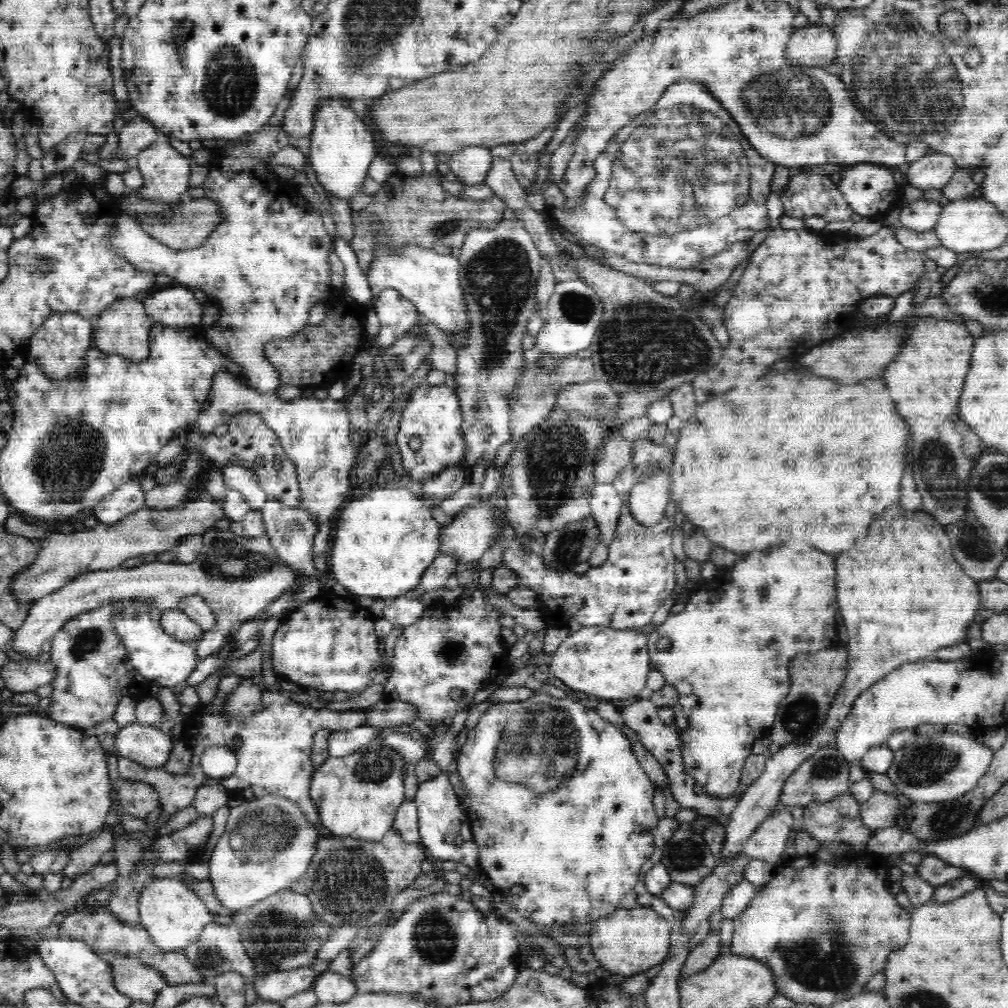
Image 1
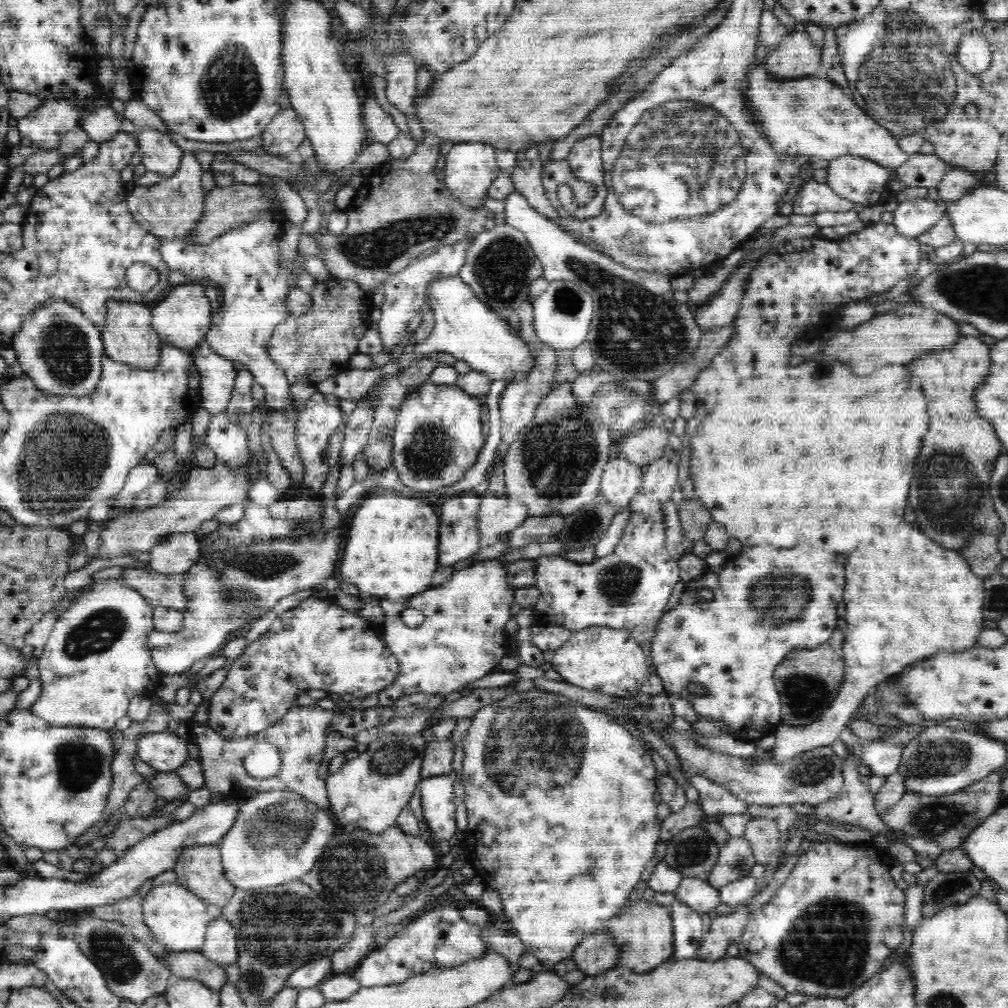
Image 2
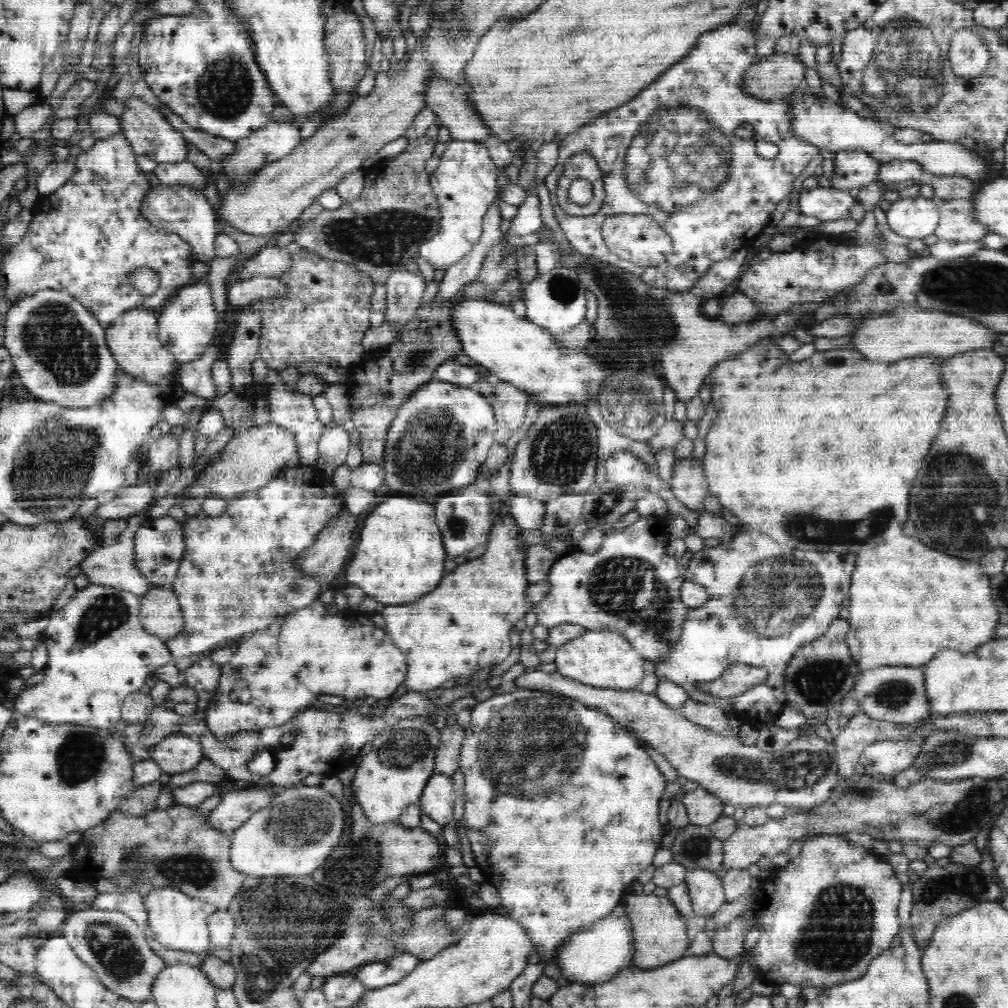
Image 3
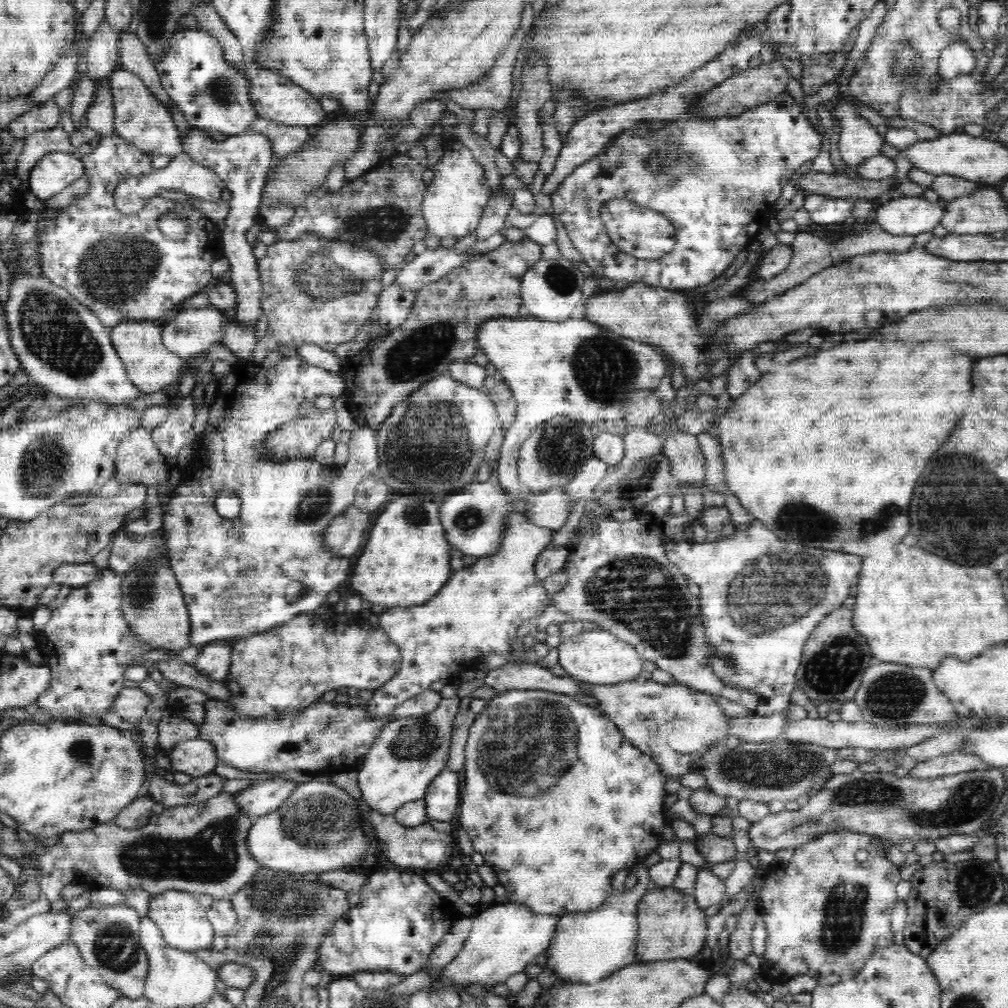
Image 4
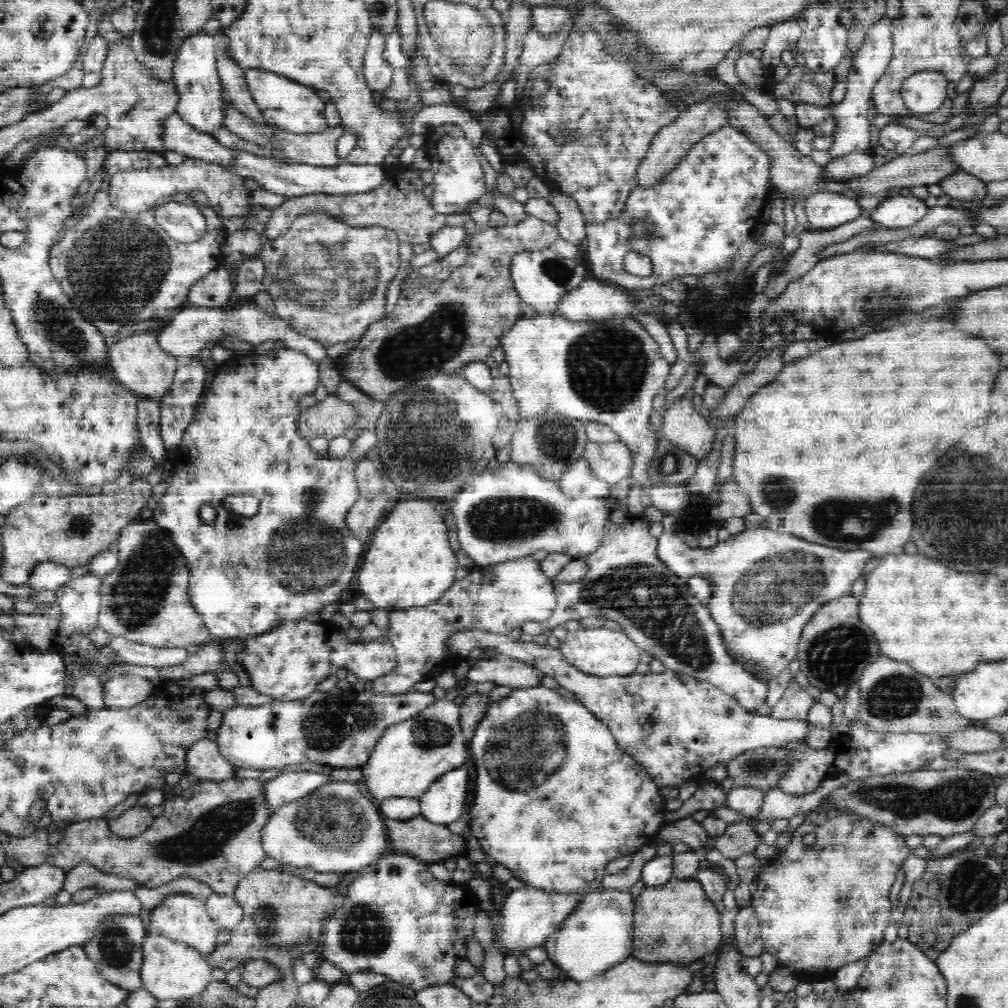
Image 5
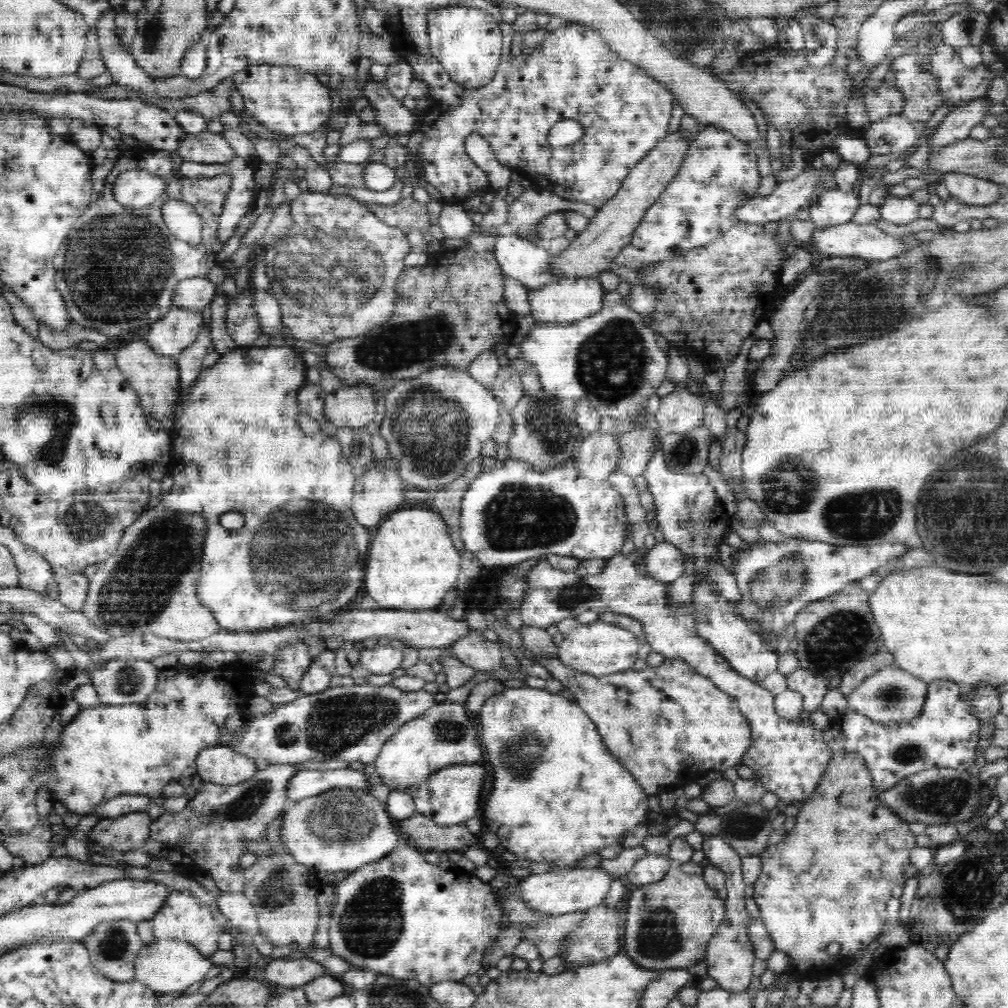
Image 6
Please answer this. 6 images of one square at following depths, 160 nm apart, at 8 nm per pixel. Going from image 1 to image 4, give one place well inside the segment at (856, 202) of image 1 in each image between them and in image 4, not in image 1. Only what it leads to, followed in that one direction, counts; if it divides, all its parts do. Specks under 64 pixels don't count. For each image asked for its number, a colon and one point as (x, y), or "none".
2: (861, 180)
3: (853, 169)
4: (858, 140)

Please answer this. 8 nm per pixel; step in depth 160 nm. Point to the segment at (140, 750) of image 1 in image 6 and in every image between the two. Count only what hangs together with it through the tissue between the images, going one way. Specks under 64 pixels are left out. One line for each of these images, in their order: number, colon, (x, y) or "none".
2: (165, 752)
3: (177, 753)
4: (197, 757)
5: (204, 762)
6: (219, 764)

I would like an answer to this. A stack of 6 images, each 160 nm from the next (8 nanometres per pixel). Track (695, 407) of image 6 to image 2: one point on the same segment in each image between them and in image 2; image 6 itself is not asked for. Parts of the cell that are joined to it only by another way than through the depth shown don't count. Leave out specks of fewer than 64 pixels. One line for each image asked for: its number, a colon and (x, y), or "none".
2: (695, 518)
3: (689, 485)
4: (686, 462)
5: (682, 425)

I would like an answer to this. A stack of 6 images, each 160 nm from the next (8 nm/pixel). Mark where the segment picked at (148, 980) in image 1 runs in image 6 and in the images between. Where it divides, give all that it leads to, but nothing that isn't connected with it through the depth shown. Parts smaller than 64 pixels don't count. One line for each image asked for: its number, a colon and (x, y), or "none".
2: (132, 972)
3: (110, 942)
4: (107, 936)
5: (115, 947)
6: (113, 947)

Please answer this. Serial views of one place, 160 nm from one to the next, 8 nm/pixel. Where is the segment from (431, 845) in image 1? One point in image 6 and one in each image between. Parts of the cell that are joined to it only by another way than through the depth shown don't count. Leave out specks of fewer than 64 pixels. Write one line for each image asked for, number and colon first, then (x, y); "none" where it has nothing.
2: (437, 792)
3: (437, 801)
4: (442, 800)
5: (443, 803)
6: (451, 796)

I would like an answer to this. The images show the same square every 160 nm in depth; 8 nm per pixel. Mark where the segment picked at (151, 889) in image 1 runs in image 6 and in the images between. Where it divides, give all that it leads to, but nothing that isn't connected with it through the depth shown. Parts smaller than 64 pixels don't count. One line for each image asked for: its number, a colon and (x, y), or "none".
2: (177, 918)
3: (177, 921)
4: (183, 921)
5: (181, 917)
6: (183, 916)

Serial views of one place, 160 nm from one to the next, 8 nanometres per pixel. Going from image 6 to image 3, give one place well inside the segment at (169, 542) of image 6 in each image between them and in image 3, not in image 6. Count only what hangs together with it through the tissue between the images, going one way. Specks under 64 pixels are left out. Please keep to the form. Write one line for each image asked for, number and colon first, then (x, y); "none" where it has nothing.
3: (160, 613)
4: (154, 607)
5: (146, 600)

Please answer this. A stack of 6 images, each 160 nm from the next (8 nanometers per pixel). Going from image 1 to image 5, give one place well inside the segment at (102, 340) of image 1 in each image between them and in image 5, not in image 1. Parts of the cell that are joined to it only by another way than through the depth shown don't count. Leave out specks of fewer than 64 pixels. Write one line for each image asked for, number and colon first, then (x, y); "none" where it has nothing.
2: (128, 337)
3: (132, 338)
4: (151, 367)
5: (138, 362)

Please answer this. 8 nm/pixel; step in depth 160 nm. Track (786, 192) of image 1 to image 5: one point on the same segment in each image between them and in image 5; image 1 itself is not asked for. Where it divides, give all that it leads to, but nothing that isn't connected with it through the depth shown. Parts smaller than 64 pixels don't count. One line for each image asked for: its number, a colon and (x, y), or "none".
2: (813, 197)
3: (825, 204)
4: (823, 210)
5: (824, 210)

